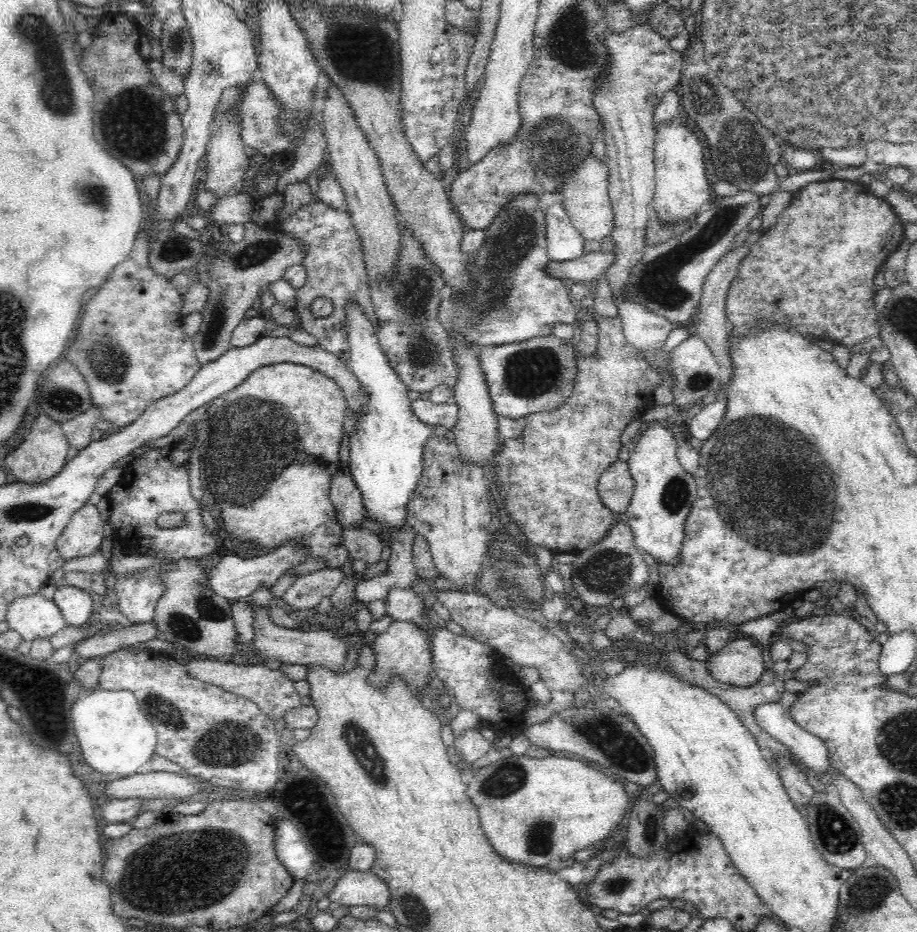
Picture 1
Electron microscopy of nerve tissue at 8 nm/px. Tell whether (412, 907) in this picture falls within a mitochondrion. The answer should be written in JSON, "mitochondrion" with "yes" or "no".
{"mitochondrion":"yes"}

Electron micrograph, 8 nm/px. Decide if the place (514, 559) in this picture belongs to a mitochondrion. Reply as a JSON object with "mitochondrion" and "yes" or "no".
{"mitochondrion":"yes"}

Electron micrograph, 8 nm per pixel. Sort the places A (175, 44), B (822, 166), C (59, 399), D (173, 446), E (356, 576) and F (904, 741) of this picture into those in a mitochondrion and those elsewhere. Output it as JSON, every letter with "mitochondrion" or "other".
{"A":"mitochondrion","B":"other","C":"mitochondrion","D":"other","E":"other","F":"mitochondrion"}

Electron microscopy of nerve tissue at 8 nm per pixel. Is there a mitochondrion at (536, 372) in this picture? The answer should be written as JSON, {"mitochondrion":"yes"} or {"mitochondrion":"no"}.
{"mitochondrion":"yes"}

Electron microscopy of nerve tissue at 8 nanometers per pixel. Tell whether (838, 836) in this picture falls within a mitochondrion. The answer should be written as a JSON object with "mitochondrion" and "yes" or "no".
{"mitochondrion":"yes"}

